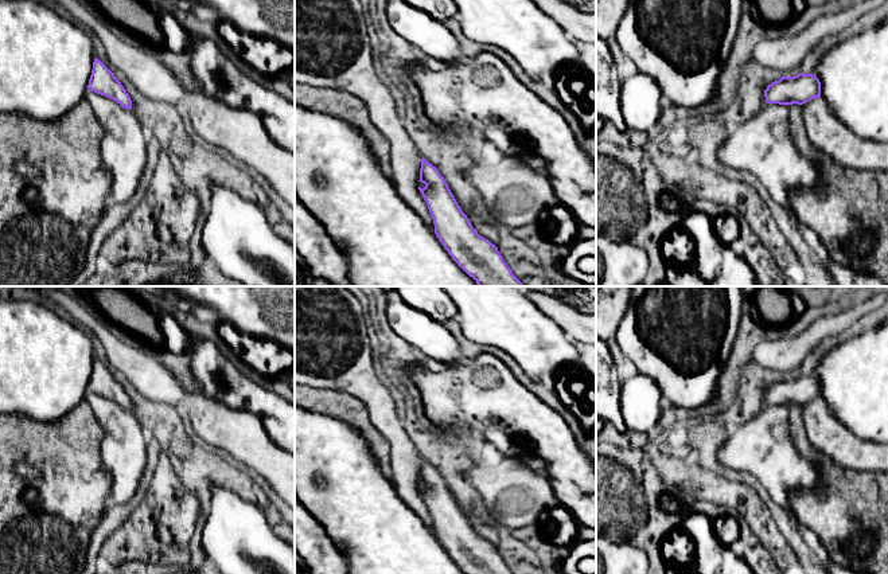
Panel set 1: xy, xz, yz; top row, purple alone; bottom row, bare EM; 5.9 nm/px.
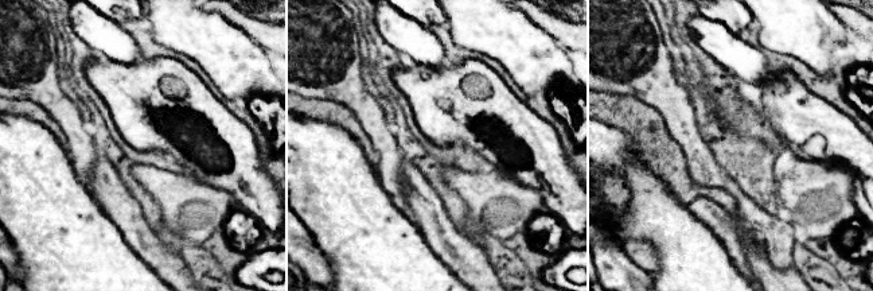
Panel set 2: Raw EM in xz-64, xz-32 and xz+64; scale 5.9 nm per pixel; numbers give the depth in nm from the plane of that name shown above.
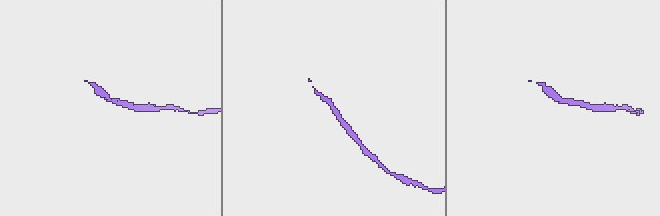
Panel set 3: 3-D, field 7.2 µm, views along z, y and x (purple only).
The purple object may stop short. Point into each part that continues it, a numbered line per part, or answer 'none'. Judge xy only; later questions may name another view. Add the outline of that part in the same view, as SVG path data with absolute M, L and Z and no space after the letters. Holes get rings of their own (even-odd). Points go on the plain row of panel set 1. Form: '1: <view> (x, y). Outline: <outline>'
1: xy (124, 452). Outline: M86 391L85 401L105 432L101 457L112 477L110 501L126 504L137 492L147 466L148 441L136 414Z

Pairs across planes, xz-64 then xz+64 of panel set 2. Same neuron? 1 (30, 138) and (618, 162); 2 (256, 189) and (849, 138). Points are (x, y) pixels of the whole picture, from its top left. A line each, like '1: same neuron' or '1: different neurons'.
1: same neuron
2: same neuron

